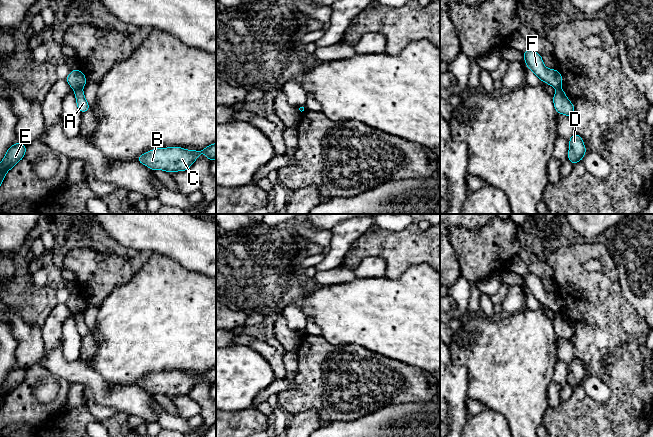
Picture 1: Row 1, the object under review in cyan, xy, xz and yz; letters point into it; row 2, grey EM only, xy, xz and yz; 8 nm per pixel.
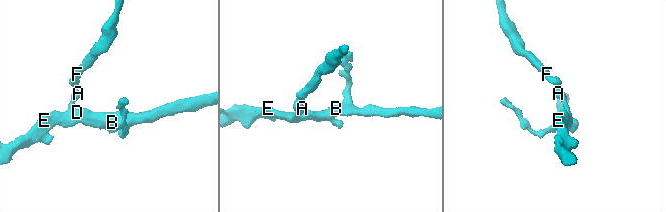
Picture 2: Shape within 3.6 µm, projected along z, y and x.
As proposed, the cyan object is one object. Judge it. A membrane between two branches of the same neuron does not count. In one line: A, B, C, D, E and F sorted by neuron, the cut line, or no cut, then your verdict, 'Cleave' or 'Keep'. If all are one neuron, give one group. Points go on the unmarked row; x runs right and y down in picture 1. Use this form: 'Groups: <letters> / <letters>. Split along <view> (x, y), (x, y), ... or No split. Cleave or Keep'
Groups: A B C D E / F. Split along xy (81, 311), (74, 314). Cleave

